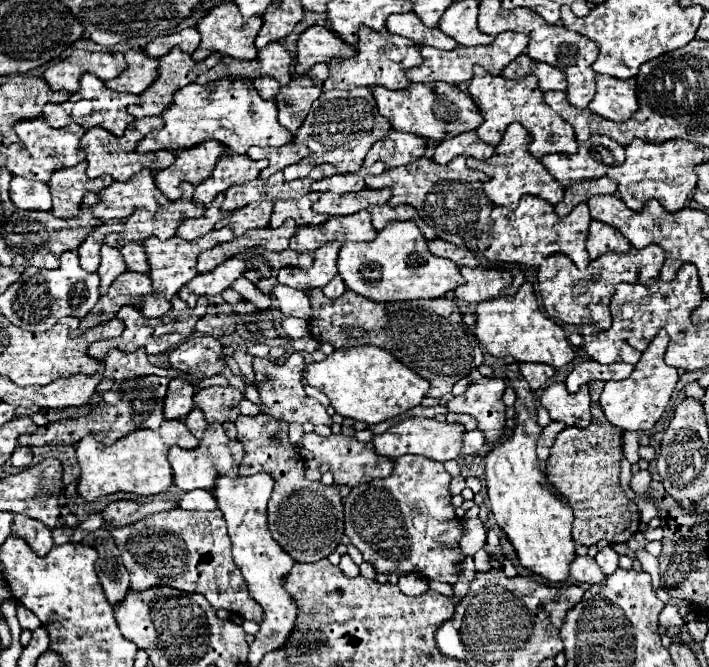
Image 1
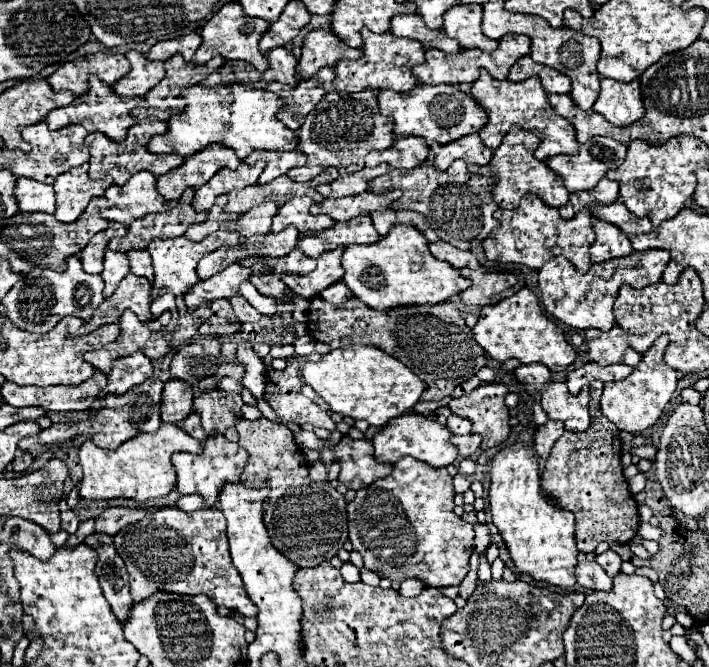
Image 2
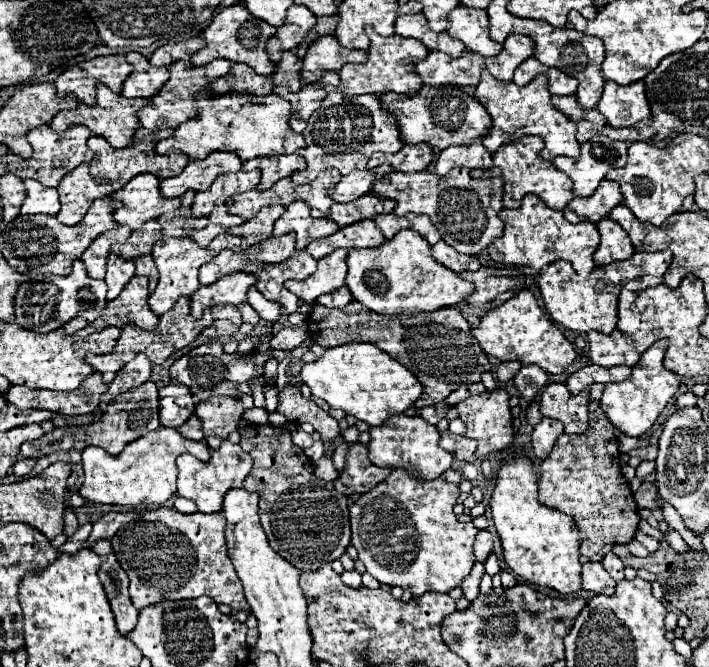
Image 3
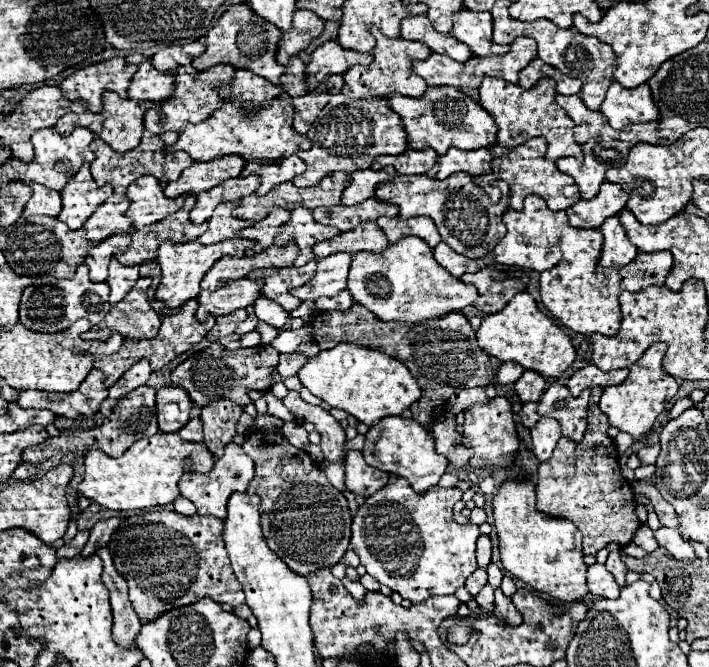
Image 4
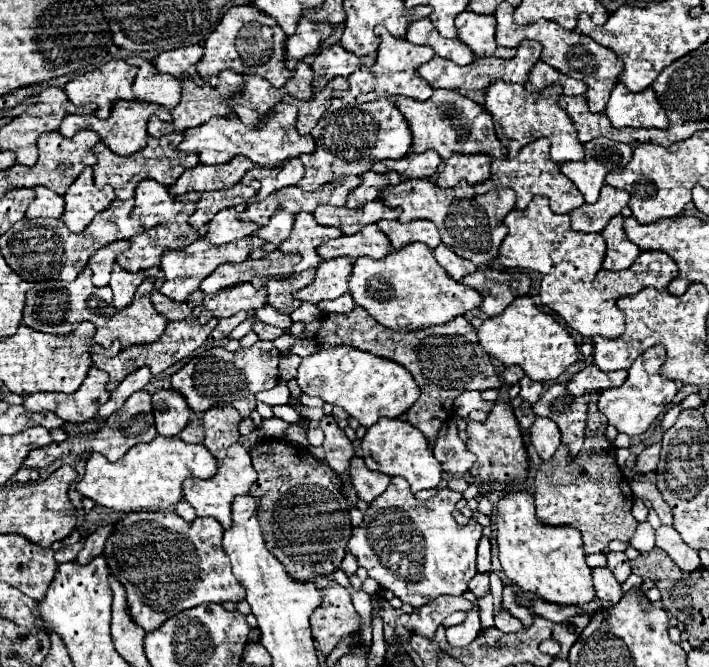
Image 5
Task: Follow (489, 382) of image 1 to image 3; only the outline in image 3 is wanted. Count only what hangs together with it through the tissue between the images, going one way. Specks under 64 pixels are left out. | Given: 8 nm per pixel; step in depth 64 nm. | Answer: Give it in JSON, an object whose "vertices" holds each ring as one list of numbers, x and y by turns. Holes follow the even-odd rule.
{"vertices":[[496,388,496,390,486,390,478,396,470,396,468,400,458,402,454,408,460,416,460,420,466,424,466,436,478,440,478,450,476,456,478,460,484,458,490,452,498,452,504,450,512,444,514,440,514,432,512,432,512,414,510,414,510,406,508,406,508,392,504,388]]}

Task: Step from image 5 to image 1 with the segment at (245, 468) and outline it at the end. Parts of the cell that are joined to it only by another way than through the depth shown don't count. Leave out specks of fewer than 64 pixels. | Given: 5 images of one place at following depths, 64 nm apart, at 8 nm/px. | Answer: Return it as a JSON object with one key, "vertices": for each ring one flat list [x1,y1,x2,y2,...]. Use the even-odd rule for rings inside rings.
{"vertices":[[210,424,206,428,198,448,184,450,184,448,172,446,168,450,168,462,174,470,174,484,182,490,194,490,194,488,212,490,214,488,214,478,218,474,226,474,226,476,236,476,238,474,238,466,242,462,242,456,244,456,242,444,238,440,230,440,220,424]]}

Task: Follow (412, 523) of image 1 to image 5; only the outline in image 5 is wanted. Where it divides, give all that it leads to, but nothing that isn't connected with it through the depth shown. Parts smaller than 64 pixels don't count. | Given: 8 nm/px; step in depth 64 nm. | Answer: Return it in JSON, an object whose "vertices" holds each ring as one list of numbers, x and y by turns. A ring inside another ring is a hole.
{"vertices":[[392,478,390,486,376,500,370,502,364,512,364,520,360,526,352,528,352,538,348,542,350,552,358,558,358,564,368,570,368,574,382,586,394,592,402,602,412,604,414,608,428,604,442,594,460,596,468,590,468,580,476,574,476,546,482,538,482,526,478,524,458,524,452,518,454,504,462,498,460,492,450,488,438,490,436,496,422,502,416,500,410,492,410,484,404,478]]}

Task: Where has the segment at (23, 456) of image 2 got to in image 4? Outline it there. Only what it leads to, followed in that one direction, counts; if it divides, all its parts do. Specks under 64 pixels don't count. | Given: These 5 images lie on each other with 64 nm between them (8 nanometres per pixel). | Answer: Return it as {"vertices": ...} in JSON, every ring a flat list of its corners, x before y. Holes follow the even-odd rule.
{"vertices":[[20,462,18,464,18,468,14,470,14,478,18,478,18,480,30,480,30,478,34,478,36,476,36,466,34,464,26,464,26,462]]}

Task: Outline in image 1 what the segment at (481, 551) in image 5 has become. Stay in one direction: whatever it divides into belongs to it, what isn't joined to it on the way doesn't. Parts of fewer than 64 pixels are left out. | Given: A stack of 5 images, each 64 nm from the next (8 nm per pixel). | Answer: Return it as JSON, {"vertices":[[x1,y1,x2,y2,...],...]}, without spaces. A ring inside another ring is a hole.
{"vertices":[[460,518,462,524,462,538,460,538,460,550,466,556,476,554,486,544,486,526,480,522,480,518]]}

